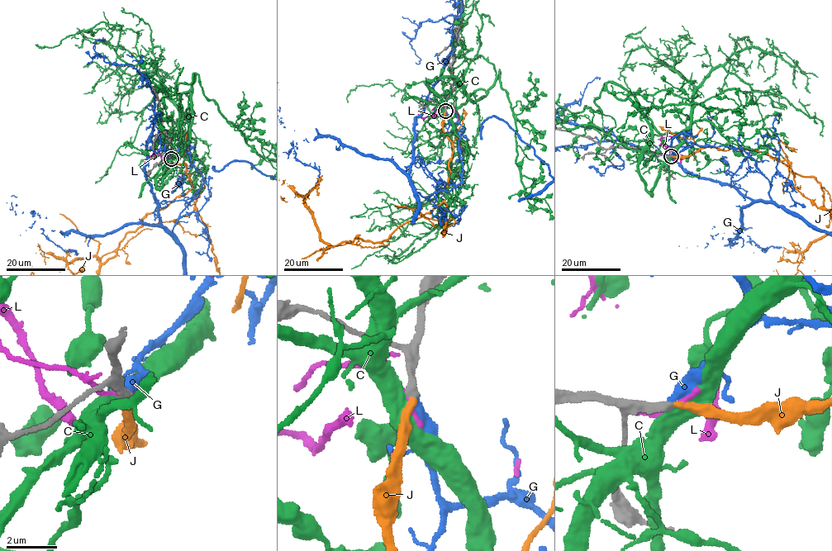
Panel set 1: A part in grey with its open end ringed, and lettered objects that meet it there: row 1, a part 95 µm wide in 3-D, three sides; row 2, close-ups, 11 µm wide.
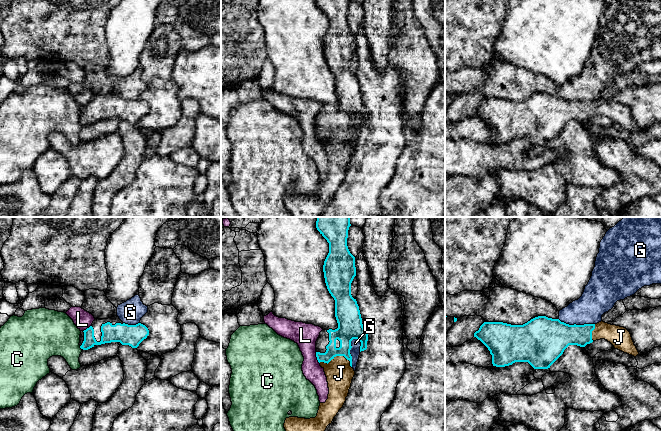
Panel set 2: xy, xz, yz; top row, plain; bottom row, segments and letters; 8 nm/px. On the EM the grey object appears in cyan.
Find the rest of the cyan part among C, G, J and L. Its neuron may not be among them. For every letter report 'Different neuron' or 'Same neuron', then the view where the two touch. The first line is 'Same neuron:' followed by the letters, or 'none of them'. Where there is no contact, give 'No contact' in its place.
Same neuron: J
C: Different neuron. Touches cyan in xy
G: Different neuron. Touches cyan in xz
J: Same neuron. Touches cyan in xz
L: Different neuron. Touches cyan in xz

